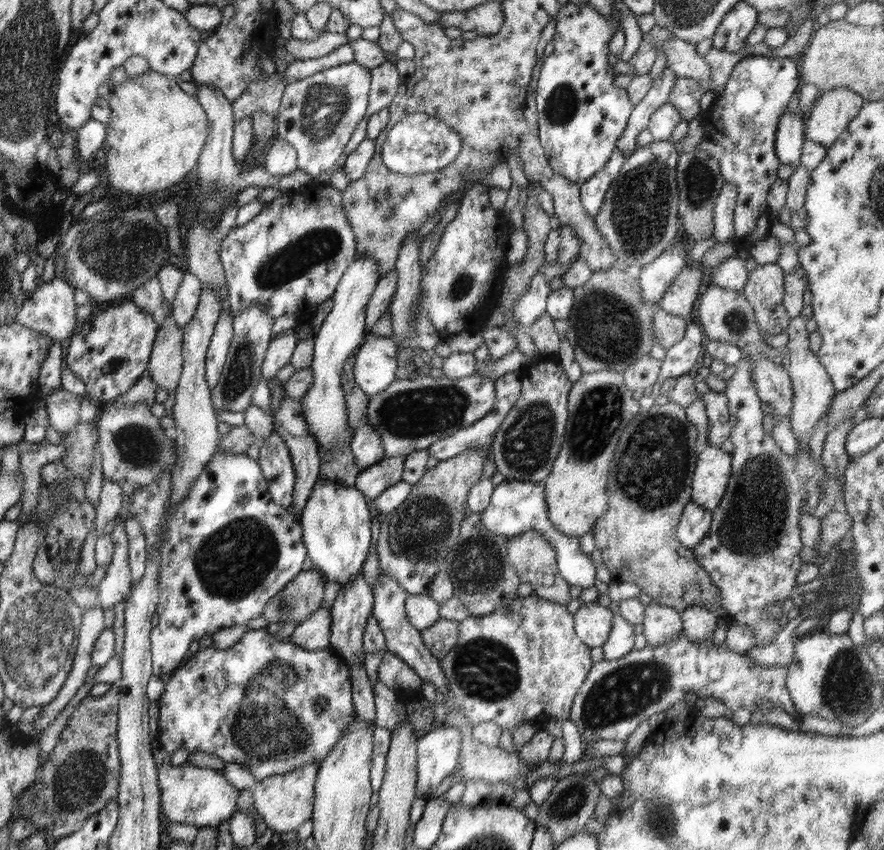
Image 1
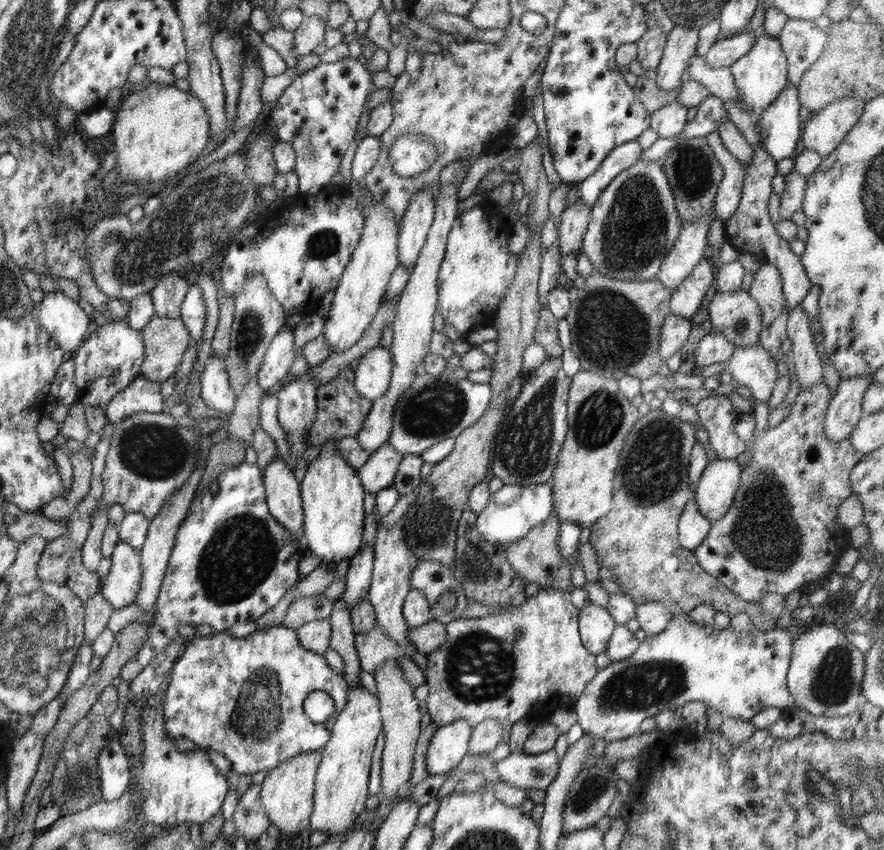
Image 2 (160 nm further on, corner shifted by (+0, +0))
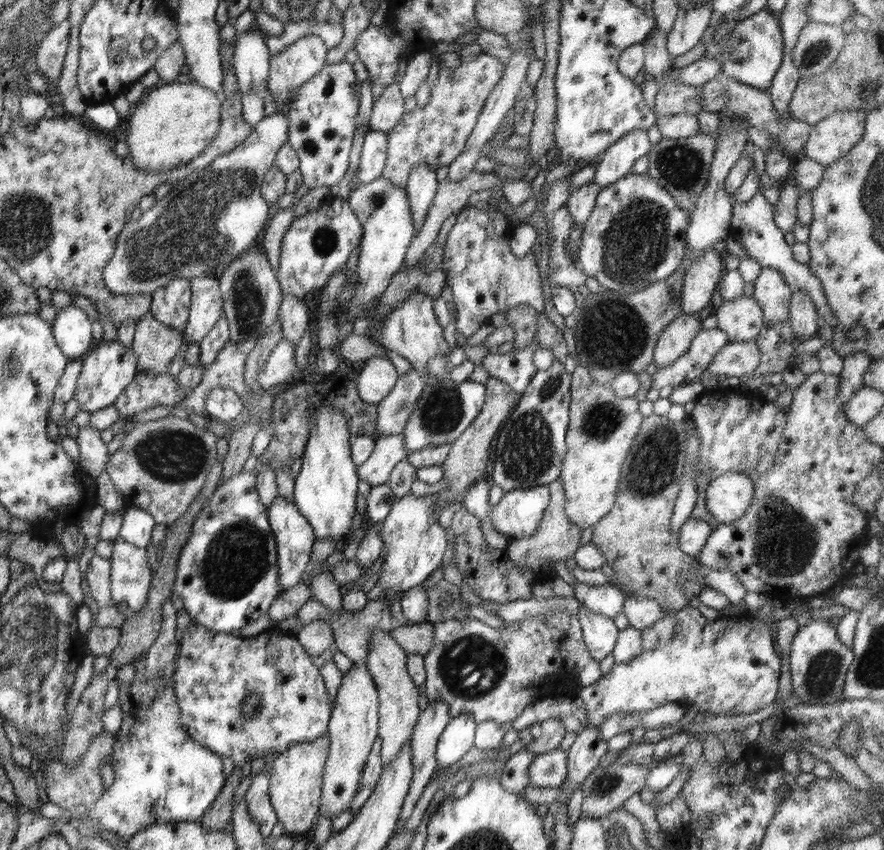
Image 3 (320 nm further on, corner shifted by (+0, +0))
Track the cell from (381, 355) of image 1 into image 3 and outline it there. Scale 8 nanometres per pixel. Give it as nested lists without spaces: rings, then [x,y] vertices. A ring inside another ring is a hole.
[[[375,356],[366,360],[358,372],[355,383],[360,399],[367,404],[377,406],[390,394],[399,375],[388,357]]]

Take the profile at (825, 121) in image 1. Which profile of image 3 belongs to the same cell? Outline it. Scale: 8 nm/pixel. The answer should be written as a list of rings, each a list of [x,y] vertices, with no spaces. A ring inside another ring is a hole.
[[[841,110],[819,120],[805,144],[805,156],[822,166],[830,166],[850,152],[862,138],[864,110]]]

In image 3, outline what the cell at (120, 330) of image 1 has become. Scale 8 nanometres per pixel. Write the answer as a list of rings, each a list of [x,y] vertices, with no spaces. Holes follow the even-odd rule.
[[[118,339],[115,341],[100,340],[98,346],[82,362],[81,373],[75,388],[75,399],[80,404],[80,411],[91,414],[112,407],[121,397],[122,391],[140,372],[137,368],[138,360],[133,347],[122,344]]]

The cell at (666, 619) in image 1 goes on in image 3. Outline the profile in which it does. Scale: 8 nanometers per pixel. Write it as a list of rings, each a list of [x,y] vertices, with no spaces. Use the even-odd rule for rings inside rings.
[[[629,595],[625,598],[621,611],[627,616],[629,625],[637,629],[648,628],[656,624],[665,613],[656,600]]]

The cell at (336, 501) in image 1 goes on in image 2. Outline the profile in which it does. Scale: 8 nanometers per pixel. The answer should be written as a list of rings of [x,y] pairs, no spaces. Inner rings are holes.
[[[328,440],[322,445],[317,457],[310,462],[300,481],[304,519],[303,548],[320,557],[322,564],[334,566],[341,560],[352,559],[363,544],[363,502],[366,492],[357,470],[336,452],[336,440]]]

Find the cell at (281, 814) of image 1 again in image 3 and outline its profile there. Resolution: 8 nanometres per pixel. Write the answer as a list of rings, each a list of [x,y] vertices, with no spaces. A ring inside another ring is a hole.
[[[323,734],[312,742],[290,745],[274,760],[268,794],[284,832],[301,834],[312,830],[319,817],[323,772],[328,755],[329,736]]]

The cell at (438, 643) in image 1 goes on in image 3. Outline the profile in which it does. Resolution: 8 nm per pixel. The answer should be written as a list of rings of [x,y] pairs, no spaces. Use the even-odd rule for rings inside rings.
[[[428,621],[414,625],[395,625],[389,633],[408,655],[425,655],[434,646],[434,627]]]

